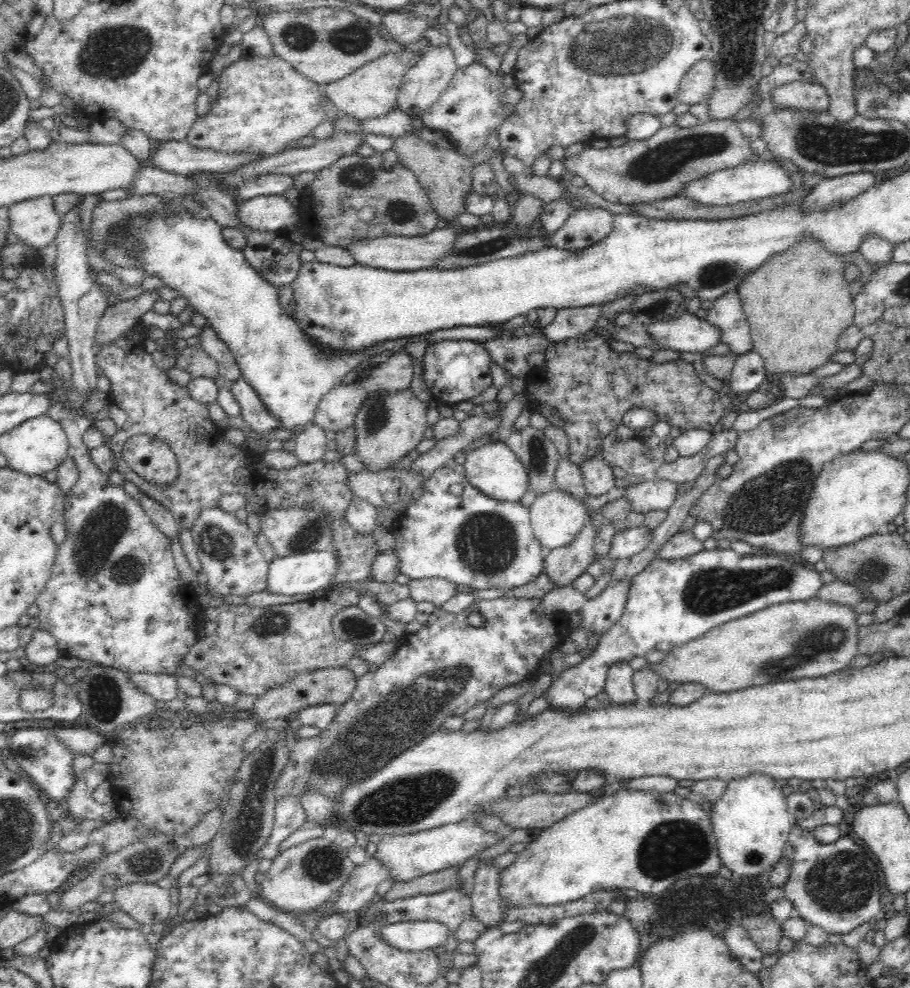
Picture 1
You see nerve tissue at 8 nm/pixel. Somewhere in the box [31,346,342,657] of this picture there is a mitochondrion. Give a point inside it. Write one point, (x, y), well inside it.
(92, 552)

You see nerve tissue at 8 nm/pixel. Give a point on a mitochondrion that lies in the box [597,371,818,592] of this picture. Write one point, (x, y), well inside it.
(772, 501)

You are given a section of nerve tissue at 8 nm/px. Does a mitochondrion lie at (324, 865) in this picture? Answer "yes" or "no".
yes

